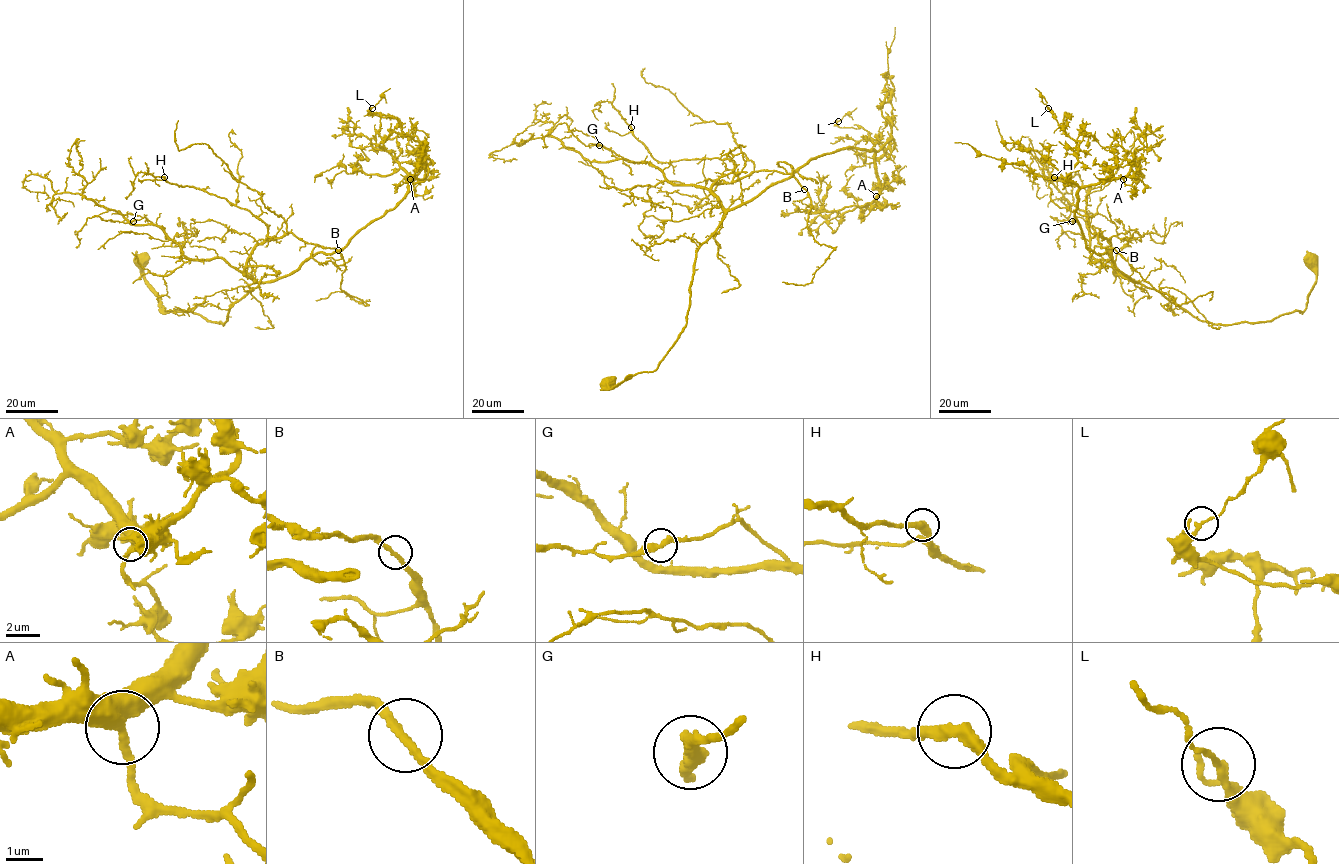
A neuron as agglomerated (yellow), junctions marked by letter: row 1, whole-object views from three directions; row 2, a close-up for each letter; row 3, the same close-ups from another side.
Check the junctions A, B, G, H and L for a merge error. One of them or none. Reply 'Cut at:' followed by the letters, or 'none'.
Cut at: none

